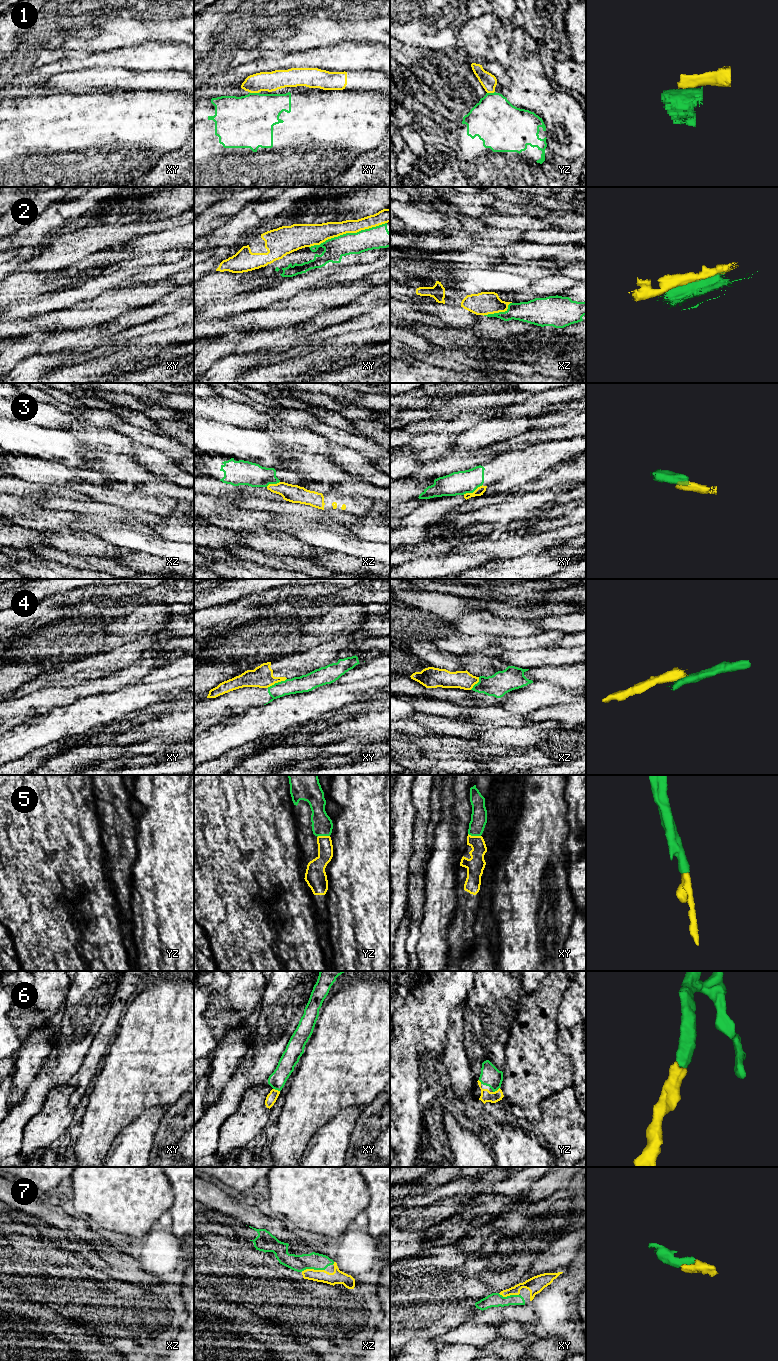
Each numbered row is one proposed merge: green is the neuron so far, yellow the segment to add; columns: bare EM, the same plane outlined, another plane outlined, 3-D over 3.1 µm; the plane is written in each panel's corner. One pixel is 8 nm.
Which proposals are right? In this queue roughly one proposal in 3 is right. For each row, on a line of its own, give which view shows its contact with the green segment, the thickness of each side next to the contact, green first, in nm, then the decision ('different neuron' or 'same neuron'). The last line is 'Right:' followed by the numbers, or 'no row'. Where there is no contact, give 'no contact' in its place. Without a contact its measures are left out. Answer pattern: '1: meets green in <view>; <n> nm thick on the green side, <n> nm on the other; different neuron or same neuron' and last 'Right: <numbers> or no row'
1: meets green in xy; 420 nm thick on the green side, 160 nm on the other; different neuron
2: meets green in xy; 180 nm thick on the green side, 160 nm on the other; different neuron
3: meets green in xy; 190 nm thick on the green side, 70 nm on the other; different neuron
4: meets green in xy; 140 nm thick on the green side, 180 nm on the other; different neuron
5: meets green in yz; 170 nm thick on the green side, 130 nm on the other; same neuron
6: meets green in xy; 140 nm thick on the green side, 90 nm on the other; same neuron
7: meets green in xz; 140 nm thick on the green side, 110 nm on the other; same neuron
Right: 5, 6, 7

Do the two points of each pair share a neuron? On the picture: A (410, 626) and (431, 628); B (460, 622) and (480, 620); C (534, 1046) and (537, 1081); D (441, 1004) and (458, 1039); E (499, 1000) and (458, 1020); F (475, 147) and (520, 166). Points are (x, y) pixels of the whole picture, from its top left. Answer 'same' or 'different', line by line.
A: same
B: same
C: same
D: different
E: different
F: same

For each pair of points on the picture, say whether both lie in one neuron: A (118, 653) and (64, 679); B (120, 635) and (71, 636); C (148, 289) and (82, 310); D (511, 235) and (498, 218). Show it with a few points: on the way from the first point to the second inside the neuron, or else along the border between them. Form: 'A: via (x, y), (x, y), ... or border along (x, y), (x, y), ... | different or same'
A: via (105, 664), (88, 667), (77, 672) | same
B: via (108, 635), (83, 636) | same
C: via (132, 298), (123, 299), (104, 309), (98, 310) | same
D: border along (489, 226), (518, 229), (522, 232) | different

